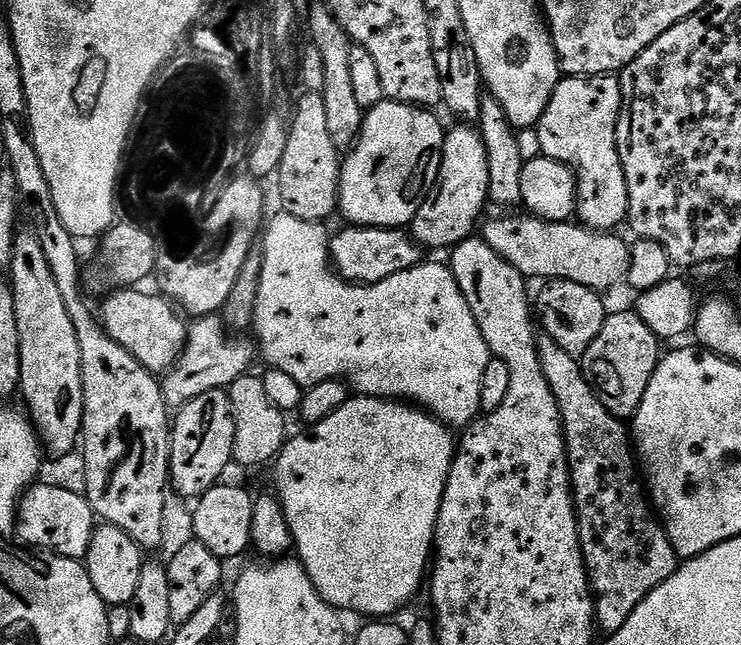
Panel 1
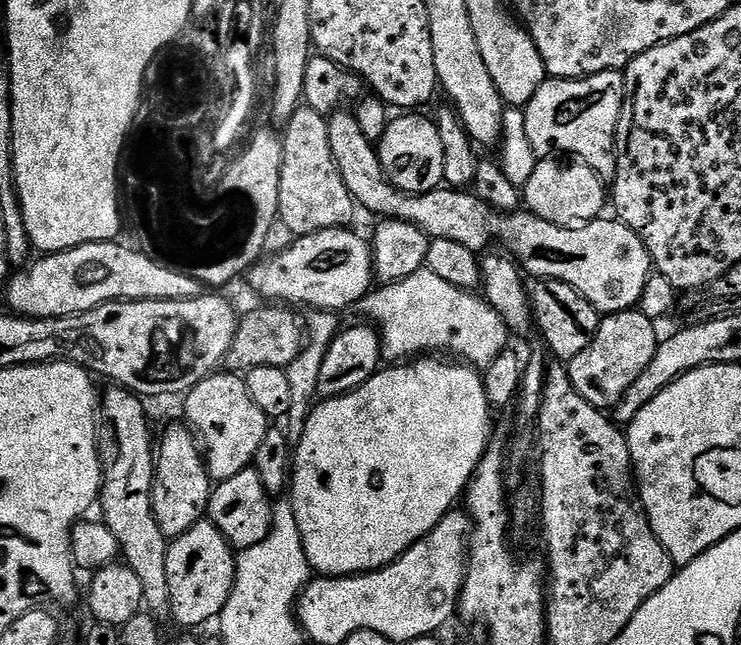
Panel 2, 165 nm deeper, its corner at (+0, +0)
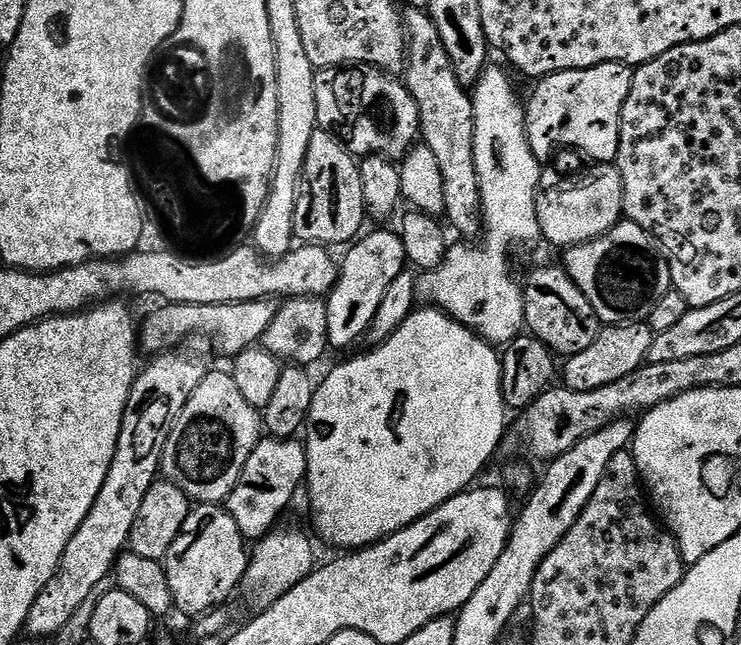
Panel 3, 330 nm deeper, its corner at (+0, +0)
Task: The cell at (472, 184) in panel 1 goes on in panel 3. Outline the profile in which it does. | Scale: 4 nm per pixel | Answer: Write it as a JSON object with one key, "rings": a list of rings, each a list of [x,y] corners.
{"rings":[[[396,230],[361,235],[345,252],[348,253],[344,260],[342,256],[338,264],[336,284],[326,297],[328,343],[333,349],[352,348],[367,337],[370,322],[374,322],[374,314],[378,314],[378,306],[382,306],[390,282],[394,282],[408,264],[406,246],[402,246],[402,238]]]}

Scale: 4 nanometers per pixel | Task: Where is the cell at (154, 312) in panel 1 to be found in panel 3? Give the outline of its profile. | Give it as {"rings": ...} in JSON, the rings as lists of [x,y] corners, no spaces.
{"rings":[[[275,299],[251,300],[237,304],[170,304],[159,305],[138,328],[138,344],[151,354],[163,354],[185,343],[187,336],[197,332],[209,336],[212,344],[227,358],[235,358],[242,350],[255,348],[263,341],[267,327],[274,320],[278,304]]]}

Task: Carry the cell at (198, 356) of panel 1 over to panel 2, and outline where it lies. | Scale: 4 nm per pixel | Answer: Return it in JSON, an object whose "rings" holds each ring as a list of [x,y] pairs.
{"rings":[[[264,306],[256,308],[239,317],[236,322],[234,342],[230,342],[230,350],[226,364],[233,373],[243,374],[254,370],[254,366],[278,366],[287,370],[298,358],[306,343],[306,328],[288,306]]]}

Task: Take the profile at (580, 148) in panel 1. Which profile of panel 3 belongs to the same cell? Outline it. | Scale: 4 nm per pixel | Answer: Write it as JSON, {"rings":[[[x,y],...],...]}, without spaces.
{"rings":[[[599,64],[543,77],[532,97],[527,97],[524,114],[524,128],[536,159],[548,162],[552,147],[577,148],[592,159],[589,161],[613,163],[620,141],[620,115],[630,94],[632,74],[633,69],[626,64]]]}

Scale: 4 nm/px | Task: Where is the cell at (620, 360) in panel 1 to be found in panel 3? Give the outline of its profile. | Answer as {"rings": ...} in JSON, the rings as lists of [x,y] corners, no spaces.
{"rings":[[[644,322],[601,327],[598,338],[594,338],[593,344],[587,350],[582,350],[563,361],[563,387],[589,392],[598,390],[598,386],[610,386],[610,382],[618,382],[618,378],[626,378],[626,374],[634,374],[634,370],[644,367],[648,359],[653,335],[652,329]]]}

